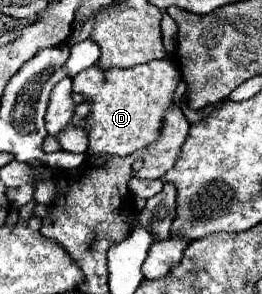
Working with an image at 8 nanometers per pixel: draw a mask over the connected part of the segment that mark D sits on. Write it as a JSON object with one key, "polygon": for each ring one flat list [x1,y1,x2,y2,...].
{"polygon":[[170,59,150,61,130,69,108,69,102,71,96,65,80,71,72,77,74,93,80,93,92,101,90,109,90,155,130,155,138,149,148,147,158,139,162,117,172,103,172,93,180,83,180,69]]}

